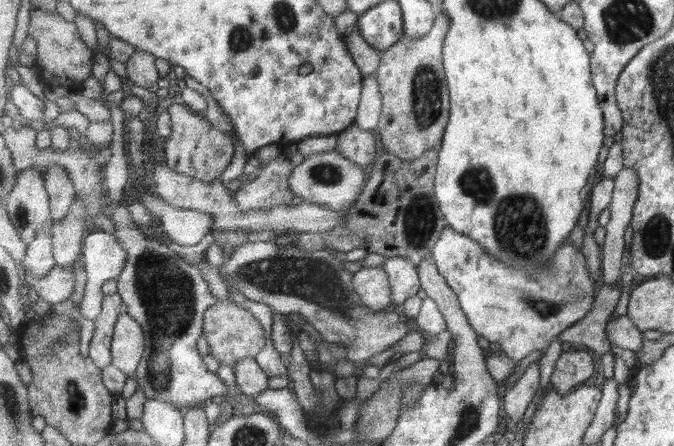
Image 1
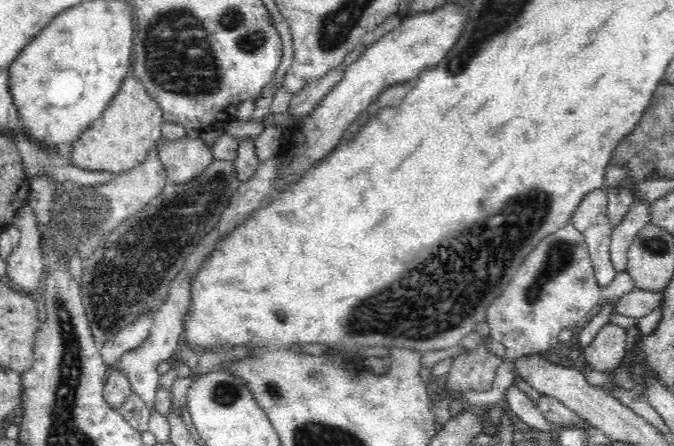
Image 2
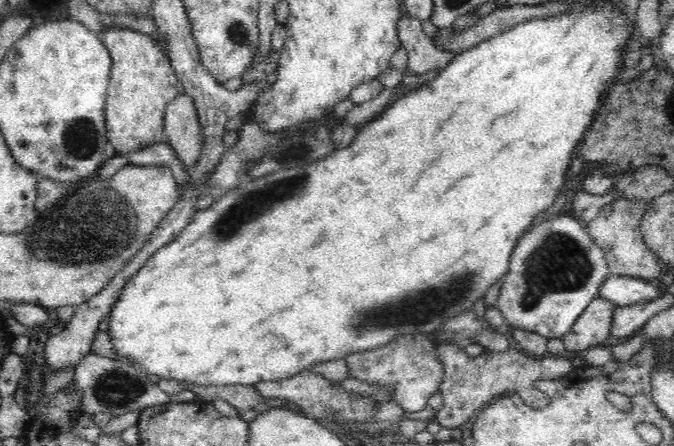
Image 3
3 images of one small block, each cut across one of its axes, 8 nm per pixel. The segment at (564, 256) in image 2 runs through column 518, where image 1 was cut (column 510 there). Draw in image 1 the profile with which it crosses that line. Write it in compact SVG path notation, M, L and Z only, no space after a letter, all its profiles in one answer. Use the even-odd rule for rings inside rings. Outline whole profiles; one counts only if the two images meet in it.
M447 225L440 237L431 257L438 264L439 272L447 279L451 288L458 293L462 309L466 312L471 326L489 342L497 342L501 346L501 352L507 353L517 364L535 350L547 350L555 338L579 320L585 319L594 307L595 281L588 269L588 260L582 248L575 248L571 240L567 240L559 248L559 252L555 252L555 257L550 263L533 274L527 274L511 267L507 268L503 261L487 254L479 242L457 232L452 226Z

